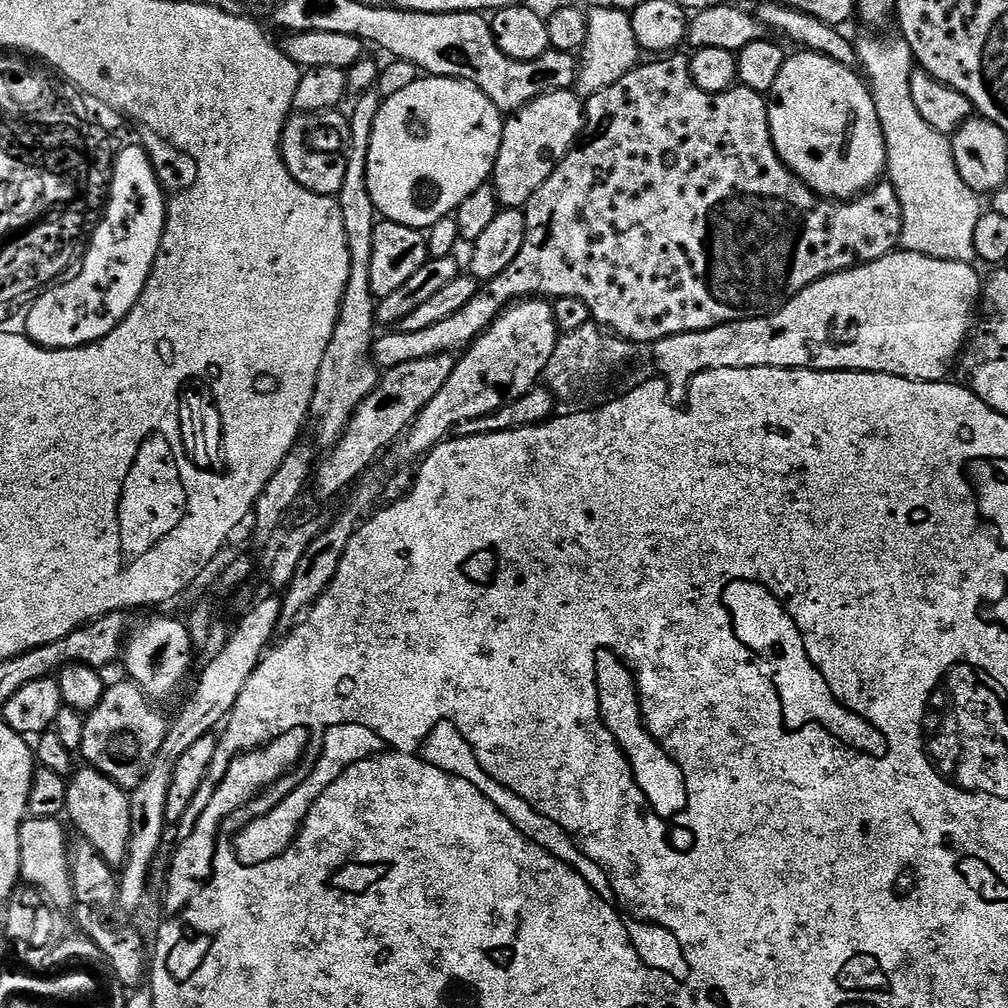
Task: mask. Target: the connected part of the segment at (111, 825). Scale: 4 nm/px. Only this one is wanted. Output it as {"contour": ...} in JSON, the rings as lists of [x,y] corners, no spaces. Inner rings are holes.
{"contour":[[[84,766],[73,771],[68,780],[68,807],[66,809],[67,819],[72,819],[72,824],[81,832],[83,839],[108,863],[111,868],[117,870],[123,868],[128,857],[130,846],[130,834],[132,833],[132,801],[129,793],[120,788],[110,778],[106,778],[99,770],[91,766]]]}

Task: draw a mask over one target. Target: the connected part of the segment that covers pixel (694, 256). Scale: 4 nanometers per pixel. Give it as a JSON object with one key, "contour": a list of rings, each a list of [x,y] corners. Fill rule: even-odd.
{"contour":[[[672,54],[667,58],[656,58],[653,59],[656,60],[653,64],[641,63],[622,78],[618,78],[614,86],[606,86],[606,90],[587,97],[584,106],[586,119],[580,139],[566,154],[566,158],[562,158],[554,174],[550,174],[550,178],[542,182],[542,186],[526,206],[524,212],[528,223],[526,242],[522,242],[518,258],[514,258],[514,262],[510,262],[510,266],[505,272],[498,274],[498,278],[483,281],[478,294],[474,294],[474,298],[470,298],[470,302],[466,302],[466,306],[462,306],[458,314],[450,314],[450,318],[444,319],[443,322],[426,326],[426,330],[413,332],[388,330],[385,331],[388,332],[385,336],[384,333],[377,335],[372,342],[372,363],[377,368],[387,370],[394,366],[402,366],[402,362],[418,362],[418,358],[430,358],[442,352],[454,354],[467,349],[477,336],[481,336],[499,318],[500,313],[509,304],[529,298],[557,296],[582,298],[582,302],[590,306],[592,320],[601,328],[621,336],[623,340],[633,345],[651,346],[657,340],[674,334],[710,330],[714,326],[729,324],[735,320],[752,320],[755,316],[769,316],[771,312],[777,312],[781,306],[787,304],[791,297],[797,296],[802,290],[806,290],[806,286],[810,286],[823,276],[833,276],[836,272],[845,272],[848,268],[869,264],[897,251],[902,234],[904,208],[893,184],[877,183],[867,192],[853,196],[851,200],[830,200],[816,195],[780,161],[770,134],[768,104],[765,97],[743,86],[733,86],[727,92],[698,90],[688,69],[689,57],[680,55]]]}

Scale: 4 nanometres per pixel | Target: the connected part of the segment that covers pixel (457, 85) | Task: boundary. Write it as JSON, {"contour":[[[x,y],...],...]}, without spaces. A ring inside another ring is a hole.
{"contour":[[[424,74],[406,90],[383,97],[368,151],[368,185],[377,213],[385,220],[421,230],[432,228],[438,218],[453,215],[478,186],[491,181],[504,122],[505,117],[480,88],[449,76]]]}

